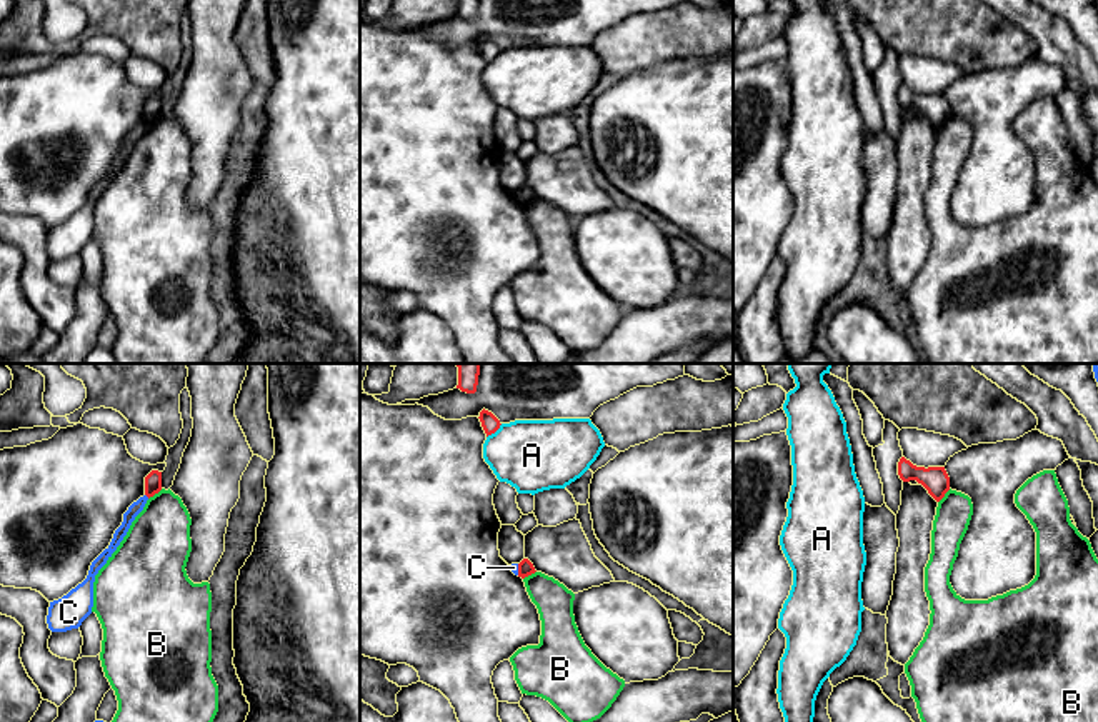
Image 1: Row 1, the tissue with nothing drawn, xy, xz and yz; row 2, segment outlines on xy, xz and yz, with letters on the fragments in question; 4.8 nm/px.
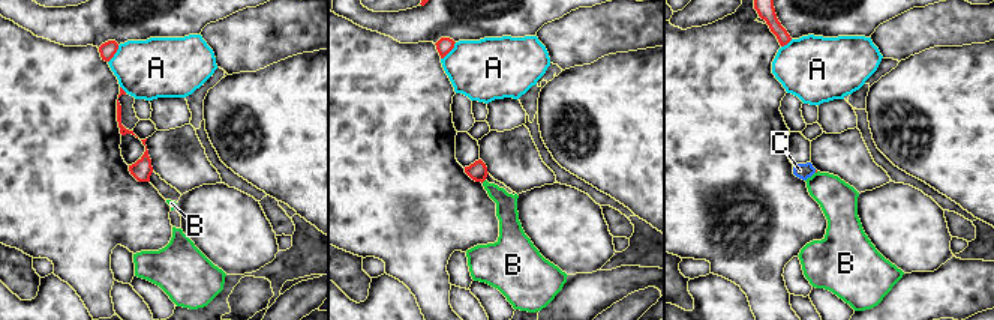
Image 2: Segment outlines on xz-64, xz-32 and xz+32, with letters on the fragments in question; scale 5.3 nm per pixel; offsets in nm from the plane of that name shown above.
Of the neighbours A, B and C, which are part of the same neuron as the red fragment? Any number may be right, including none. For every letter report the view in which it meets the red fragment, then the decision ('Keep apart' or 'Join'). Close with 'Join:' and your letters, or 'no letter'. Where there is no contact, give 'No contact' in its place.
A: Touches red in xz. Keep apart
B: Touches red in xy. Keep apart
C: Touches red in xy. Keep apart
Join: no letter

